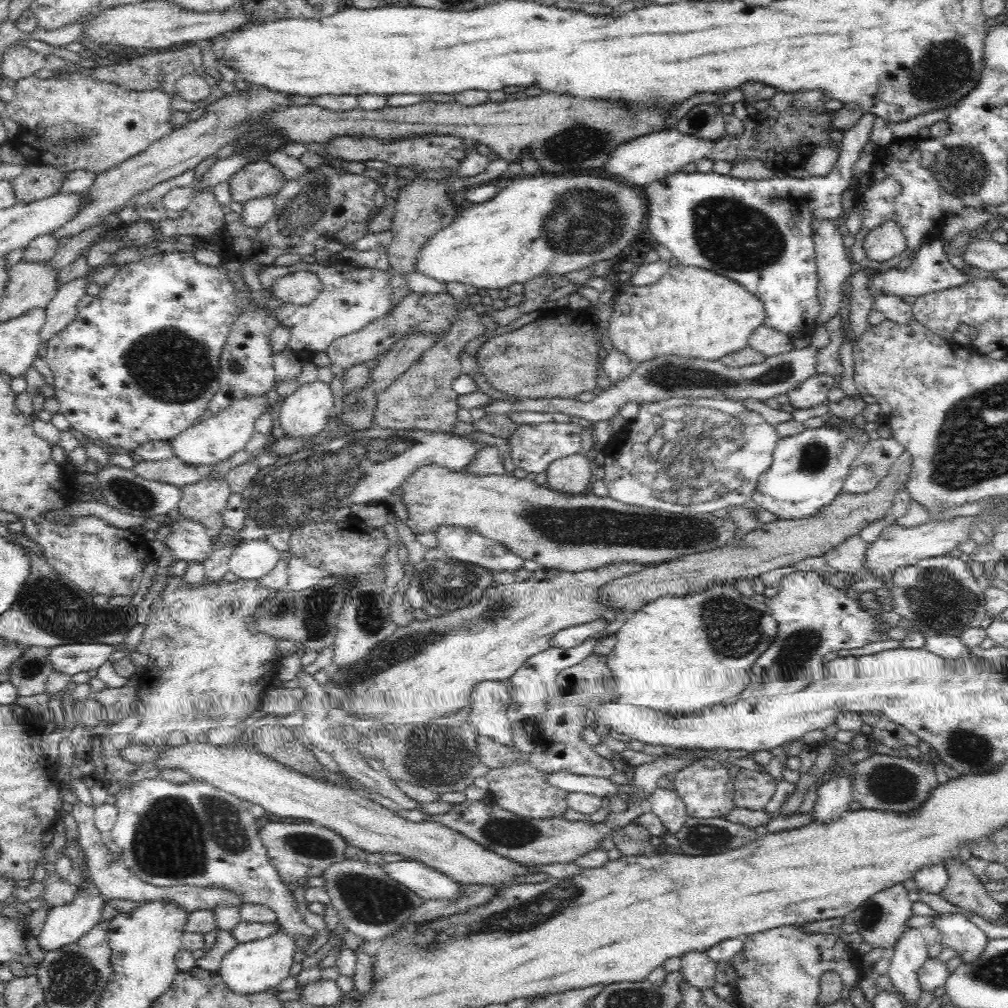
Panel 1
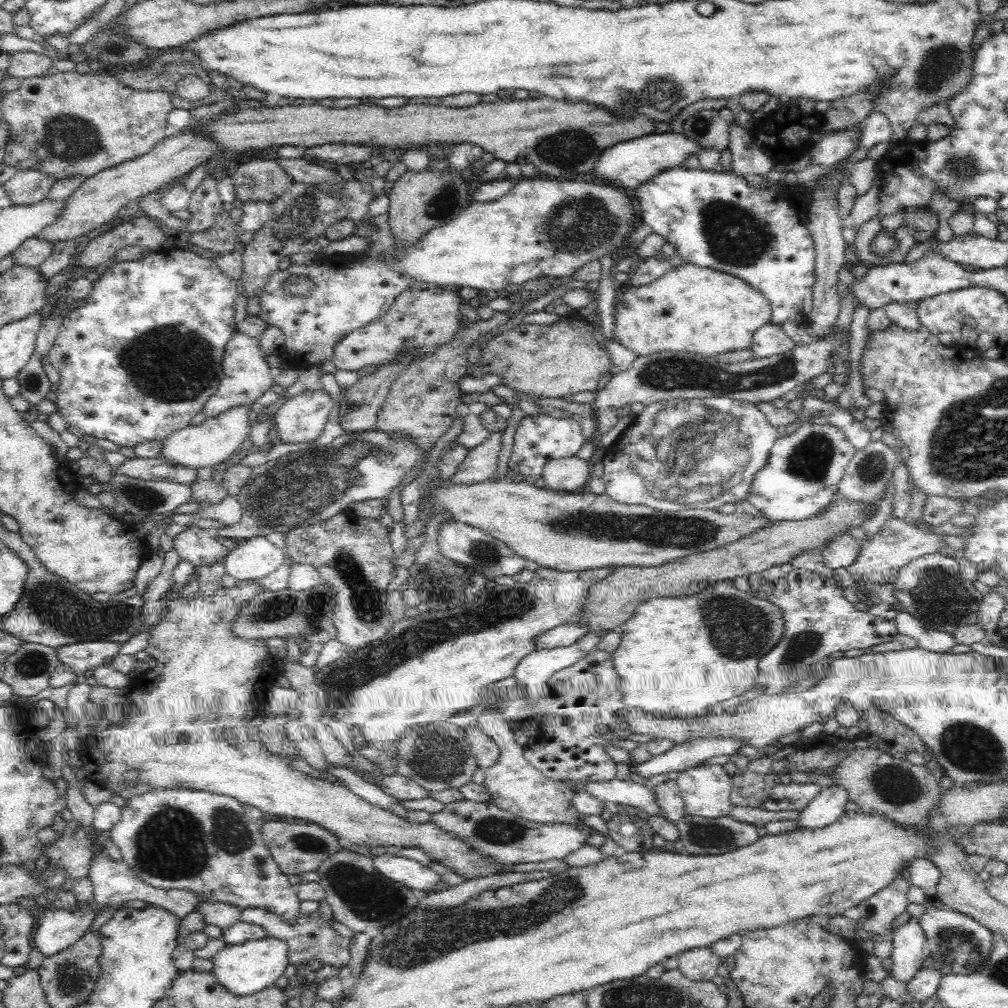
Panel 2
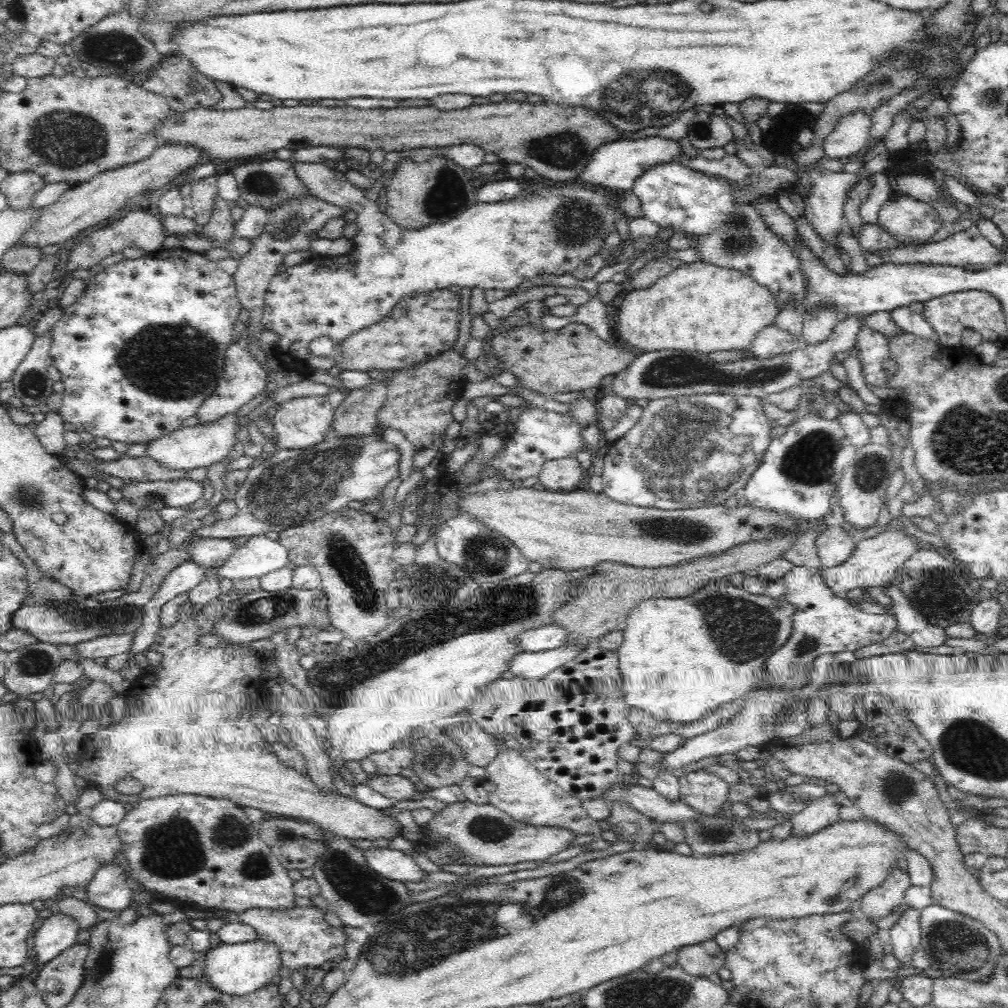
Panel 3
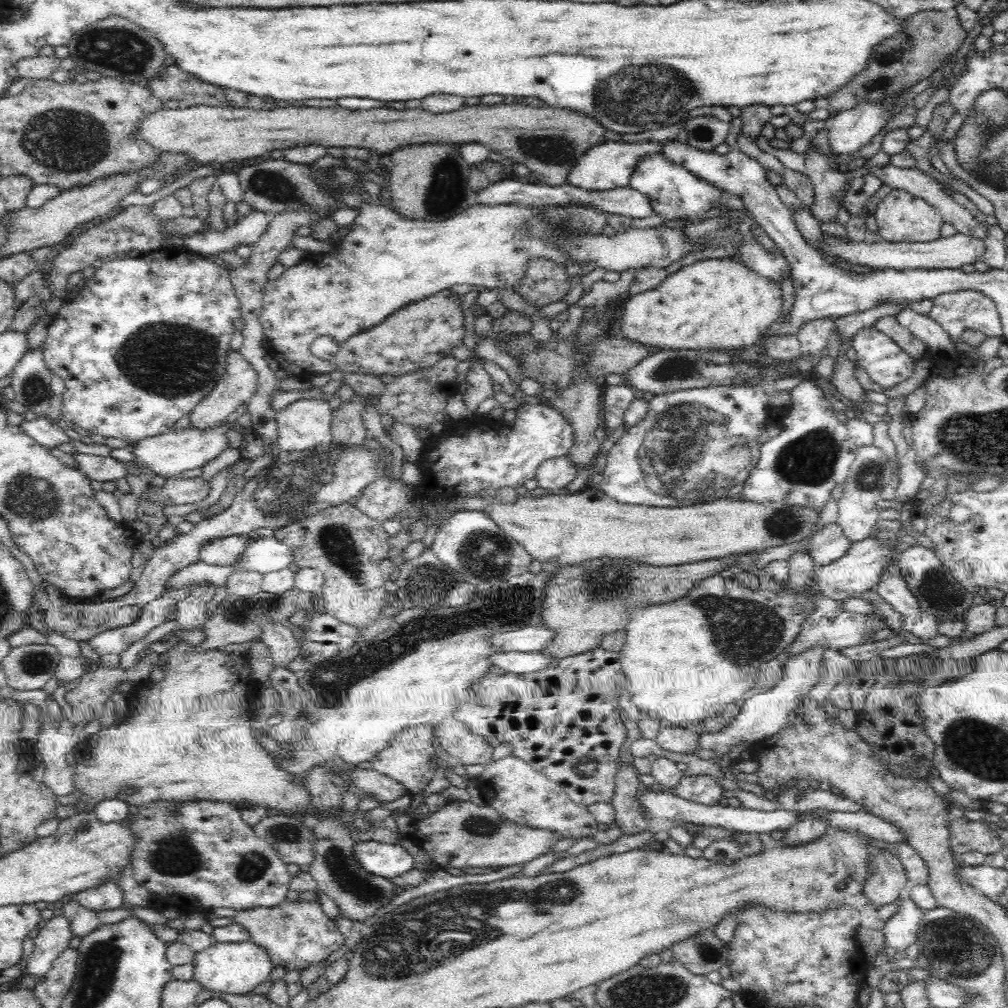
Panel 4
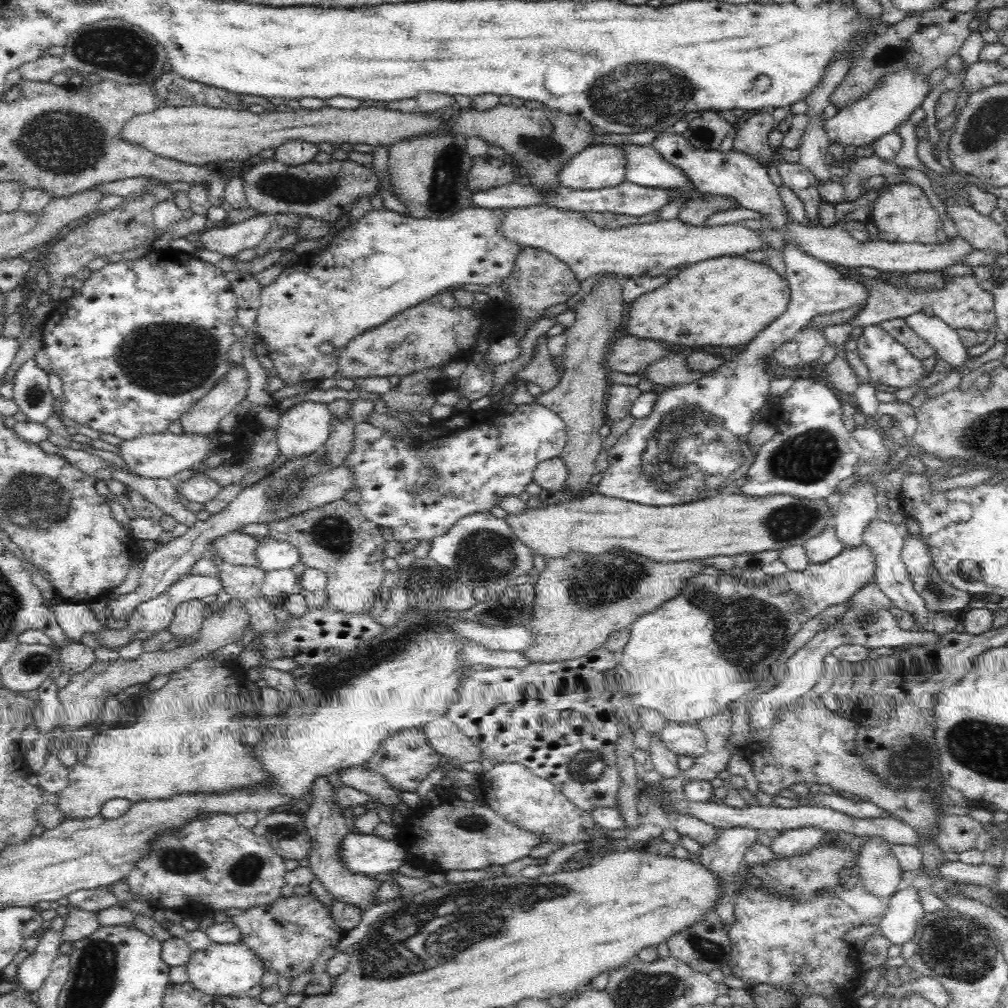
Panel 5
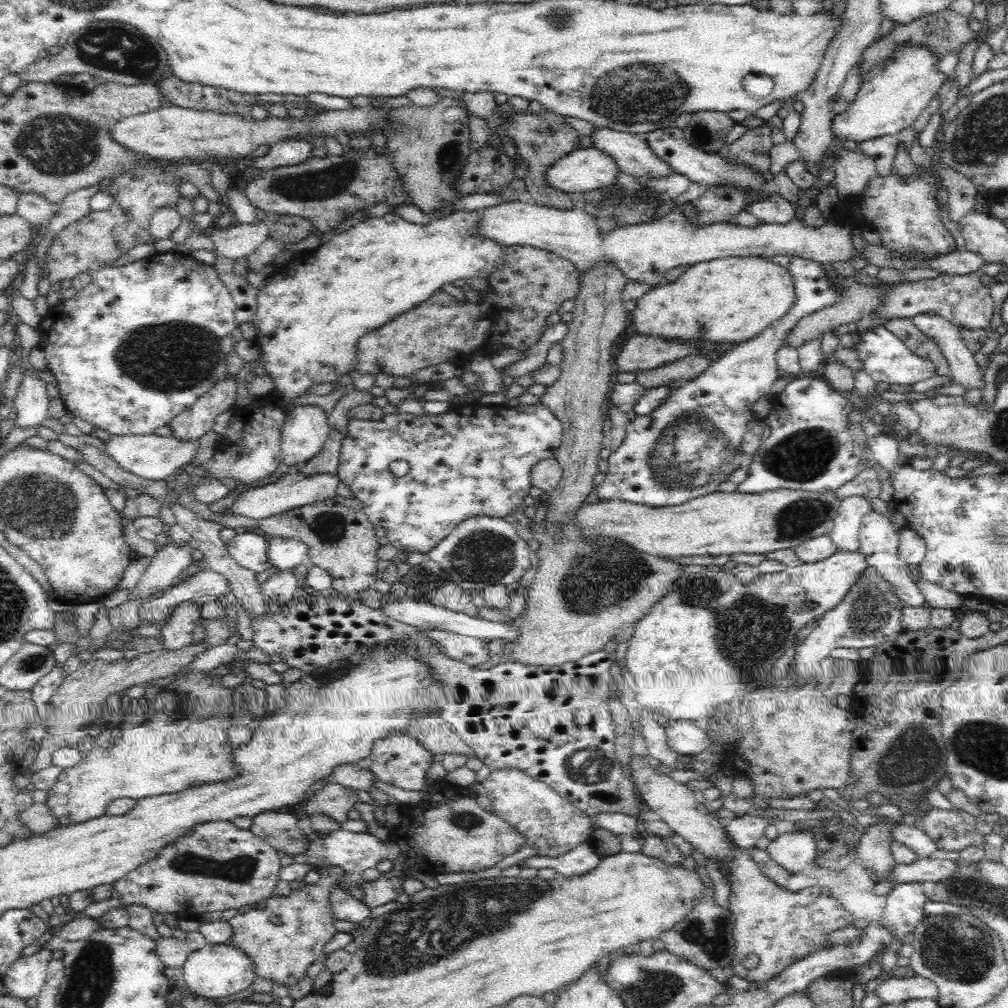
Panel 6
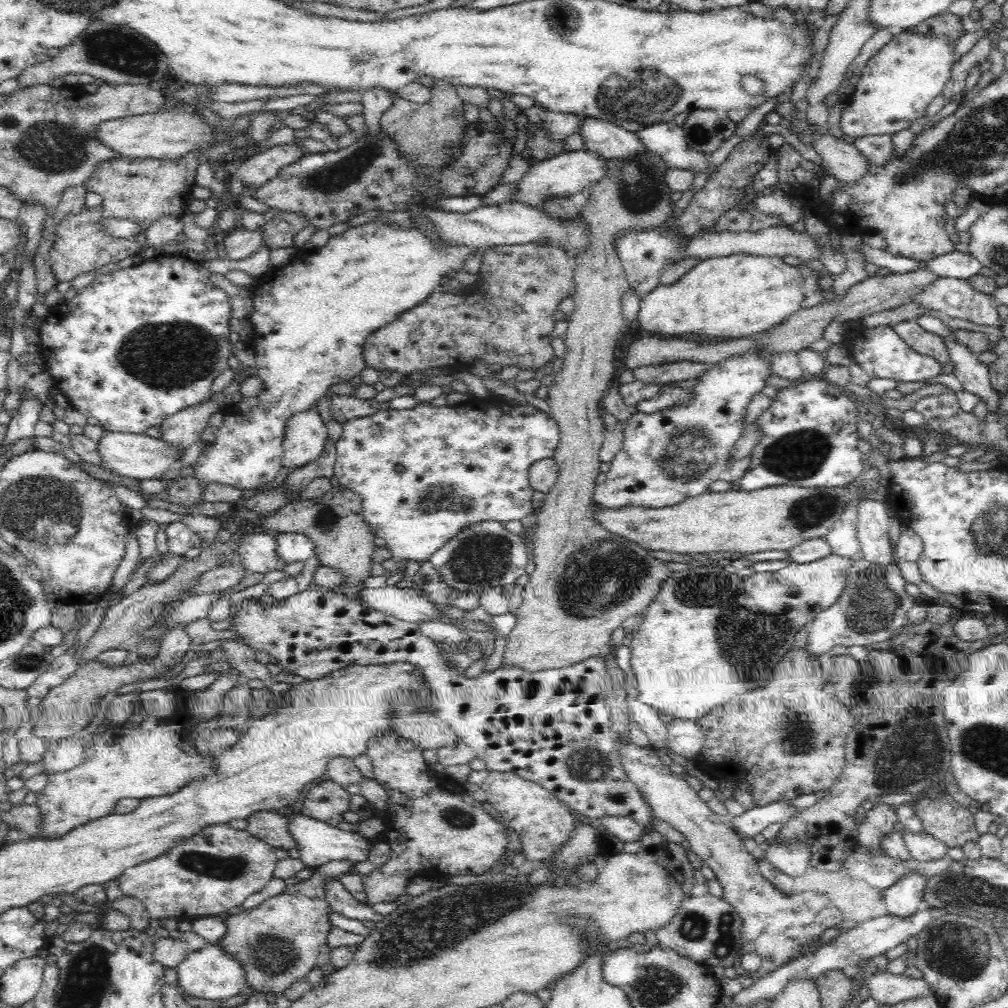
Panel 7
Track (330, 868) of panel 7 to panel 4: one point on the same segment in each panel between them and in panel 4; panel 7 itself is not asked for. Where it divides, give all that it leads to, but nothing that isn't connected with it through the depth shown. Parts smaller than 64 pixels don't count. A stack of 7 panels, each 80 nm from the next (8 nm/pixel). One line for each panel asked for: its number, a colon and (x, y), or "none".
4: (296, 935)
5: (288, 935)
6: (283, 936)

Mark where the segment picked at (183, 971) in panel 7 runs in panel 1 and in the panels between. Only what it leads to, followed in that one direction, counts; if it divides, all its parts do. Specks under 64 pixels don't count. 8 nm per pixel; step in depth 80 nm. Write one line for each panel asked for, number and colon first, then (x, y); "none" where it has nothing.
1: (256, 966)
2: (242, 969)
3: (236, 969)
4: (238, 968)
5: (220, 970)
6: (214, 971)

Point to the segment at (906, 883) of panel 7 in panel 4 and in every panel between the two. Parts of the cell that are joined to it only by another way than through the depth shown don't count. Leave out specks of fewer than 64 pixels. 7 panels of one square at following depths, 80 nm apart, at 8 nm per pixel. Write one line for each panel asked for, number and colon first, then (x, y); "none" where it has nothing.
4: (901, 930)
5: (903, 914)
6: (904, 909)

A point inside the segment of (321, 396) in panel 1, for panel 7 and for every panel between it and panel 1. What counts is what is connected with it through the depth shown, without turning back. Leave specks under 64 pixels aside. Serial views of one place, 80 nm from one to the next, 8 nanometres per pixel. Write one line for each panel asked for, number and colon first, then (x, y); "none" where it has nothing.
2: (301, 418)
3: (301, 422)
4: (303, 424)
5: (303, 429)
6: (305, 430)
7: (305, 434)

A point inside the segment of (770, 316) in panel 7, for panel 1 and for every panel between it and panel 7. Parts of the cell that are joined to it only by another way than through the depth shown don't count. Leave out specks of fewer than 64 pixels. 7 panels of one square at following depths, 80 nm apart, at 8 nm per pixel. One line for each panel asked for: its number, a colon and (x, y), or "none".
1: (692, 313)
2: (690, 308)
3: (700, 307)
4: (715, 304)
5: (726, 301)
6: (732, 299)

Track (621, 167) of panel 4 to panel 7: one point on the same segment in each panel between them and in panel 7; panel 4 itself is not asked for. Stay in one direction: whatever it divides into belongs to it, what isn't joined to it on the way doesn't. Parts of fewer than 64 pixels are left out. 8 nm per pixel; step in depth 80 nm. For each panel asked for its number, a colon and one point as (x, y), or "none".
5: (599, 166)
6: (587, 169)
7: (572, 172)

